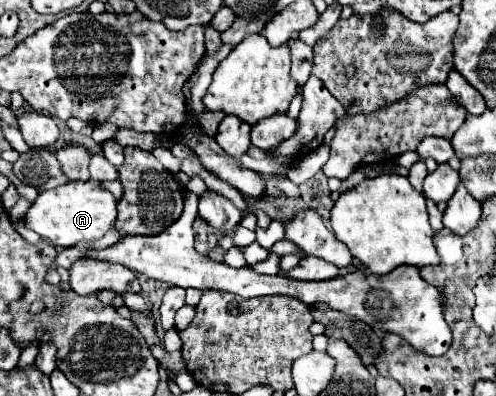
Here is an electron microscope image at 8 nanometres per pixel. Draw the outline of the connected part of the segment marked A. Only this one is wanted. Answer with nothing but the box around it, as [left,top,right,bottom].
[25,181,117,247]

